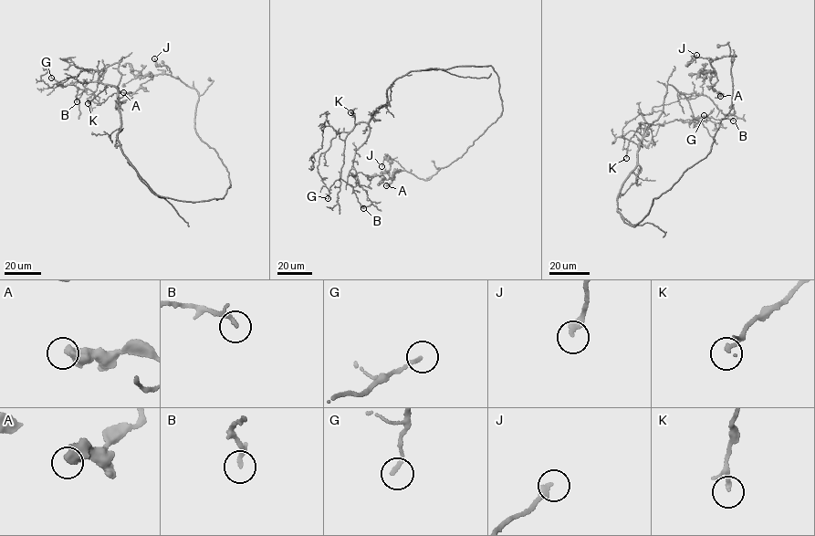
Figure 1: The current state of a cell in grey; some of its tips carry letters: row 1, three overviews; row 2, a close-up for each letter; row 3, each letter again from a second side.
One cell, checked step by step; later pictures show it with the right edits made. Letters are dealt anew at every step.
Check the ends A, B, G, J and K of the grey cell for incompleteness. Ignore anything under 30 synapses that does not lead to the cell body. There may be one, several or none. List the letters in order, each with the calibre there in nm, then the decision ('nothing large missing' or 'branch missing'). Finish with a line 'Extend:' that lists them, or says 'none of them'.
A: 550 nm | nothing large missing
B: 190 nm | nothing large missing
G: 190 nm | nothing large missing
J: 280 nm | nothing large missing
K: 140 nm | nothing large missing
Extend: none of them

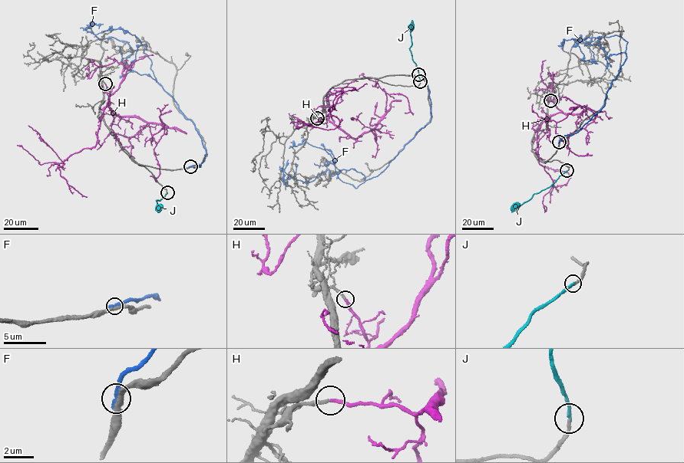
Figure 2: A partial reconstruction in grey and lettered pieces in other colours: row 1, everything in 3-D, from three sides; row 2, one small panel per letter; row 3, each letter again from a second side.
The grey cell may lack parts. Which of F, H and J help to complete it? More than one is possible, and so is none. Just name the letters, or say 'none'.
J

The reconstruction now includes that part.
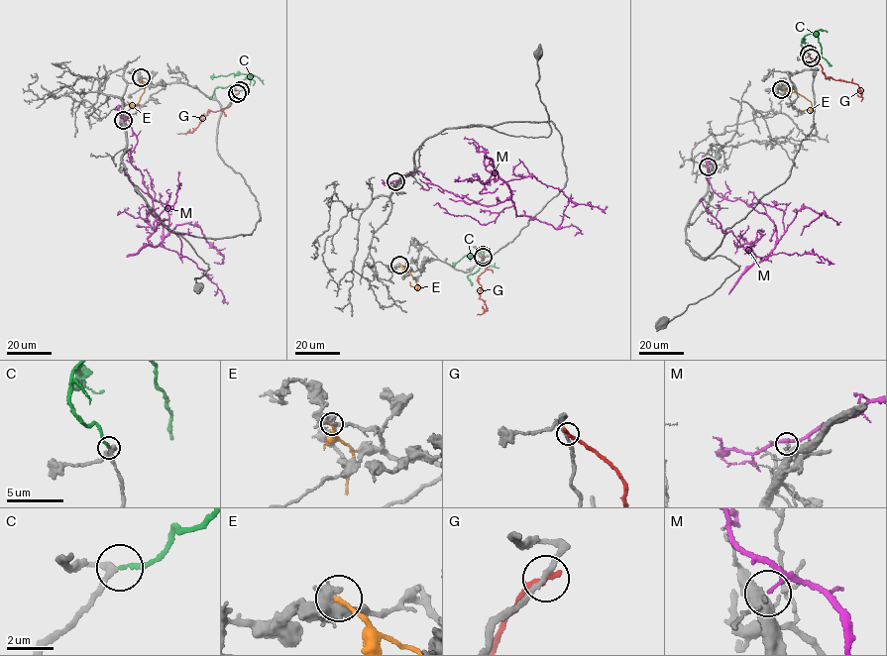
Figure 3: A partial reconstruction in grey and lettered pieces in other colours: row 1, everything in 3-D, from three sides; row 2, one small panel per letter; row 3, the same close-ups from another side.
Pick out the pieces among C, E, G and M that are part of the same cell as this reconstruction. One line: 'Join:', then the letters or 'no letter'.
Join: C

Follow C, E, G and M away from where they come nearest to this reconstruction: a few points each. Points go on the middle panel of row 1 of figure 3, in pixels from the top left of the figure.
C: (483, 255), (482, 266), (467, 276), (472, 285)
E: (400, 265), (409, 271), (420, 287), (410, 285), (409, 281)
G: (483, 256), (488, 266), (478, 276), (481, 286), (480, 298), (487, 307), (477, 315)
M: (396, 181), (420, 170), (433, 184), (488, 206), (510, 196), (507, 181), (533, 175), (573, 202), (607, 206)

